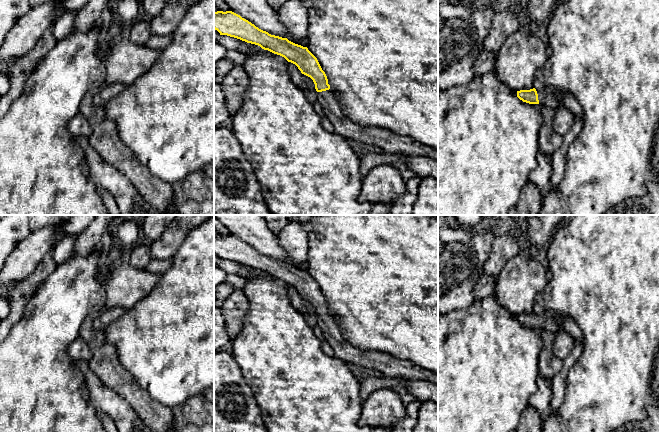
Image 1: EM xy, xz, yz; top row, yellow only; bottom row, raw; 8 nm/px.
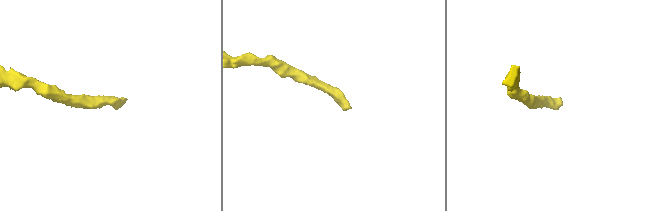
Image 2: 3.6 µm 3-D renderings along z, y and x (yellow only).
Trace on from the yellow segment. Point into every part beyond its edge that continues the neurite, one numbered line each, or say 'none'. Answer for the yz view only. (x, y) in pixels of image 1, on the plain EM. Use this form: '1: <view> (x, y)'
1: yz (547, 322)

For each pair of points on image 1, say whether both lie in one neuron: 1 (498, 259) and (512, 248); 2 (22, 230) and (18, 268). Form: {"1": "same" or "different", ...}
{"1": "same", "2": "different"}

